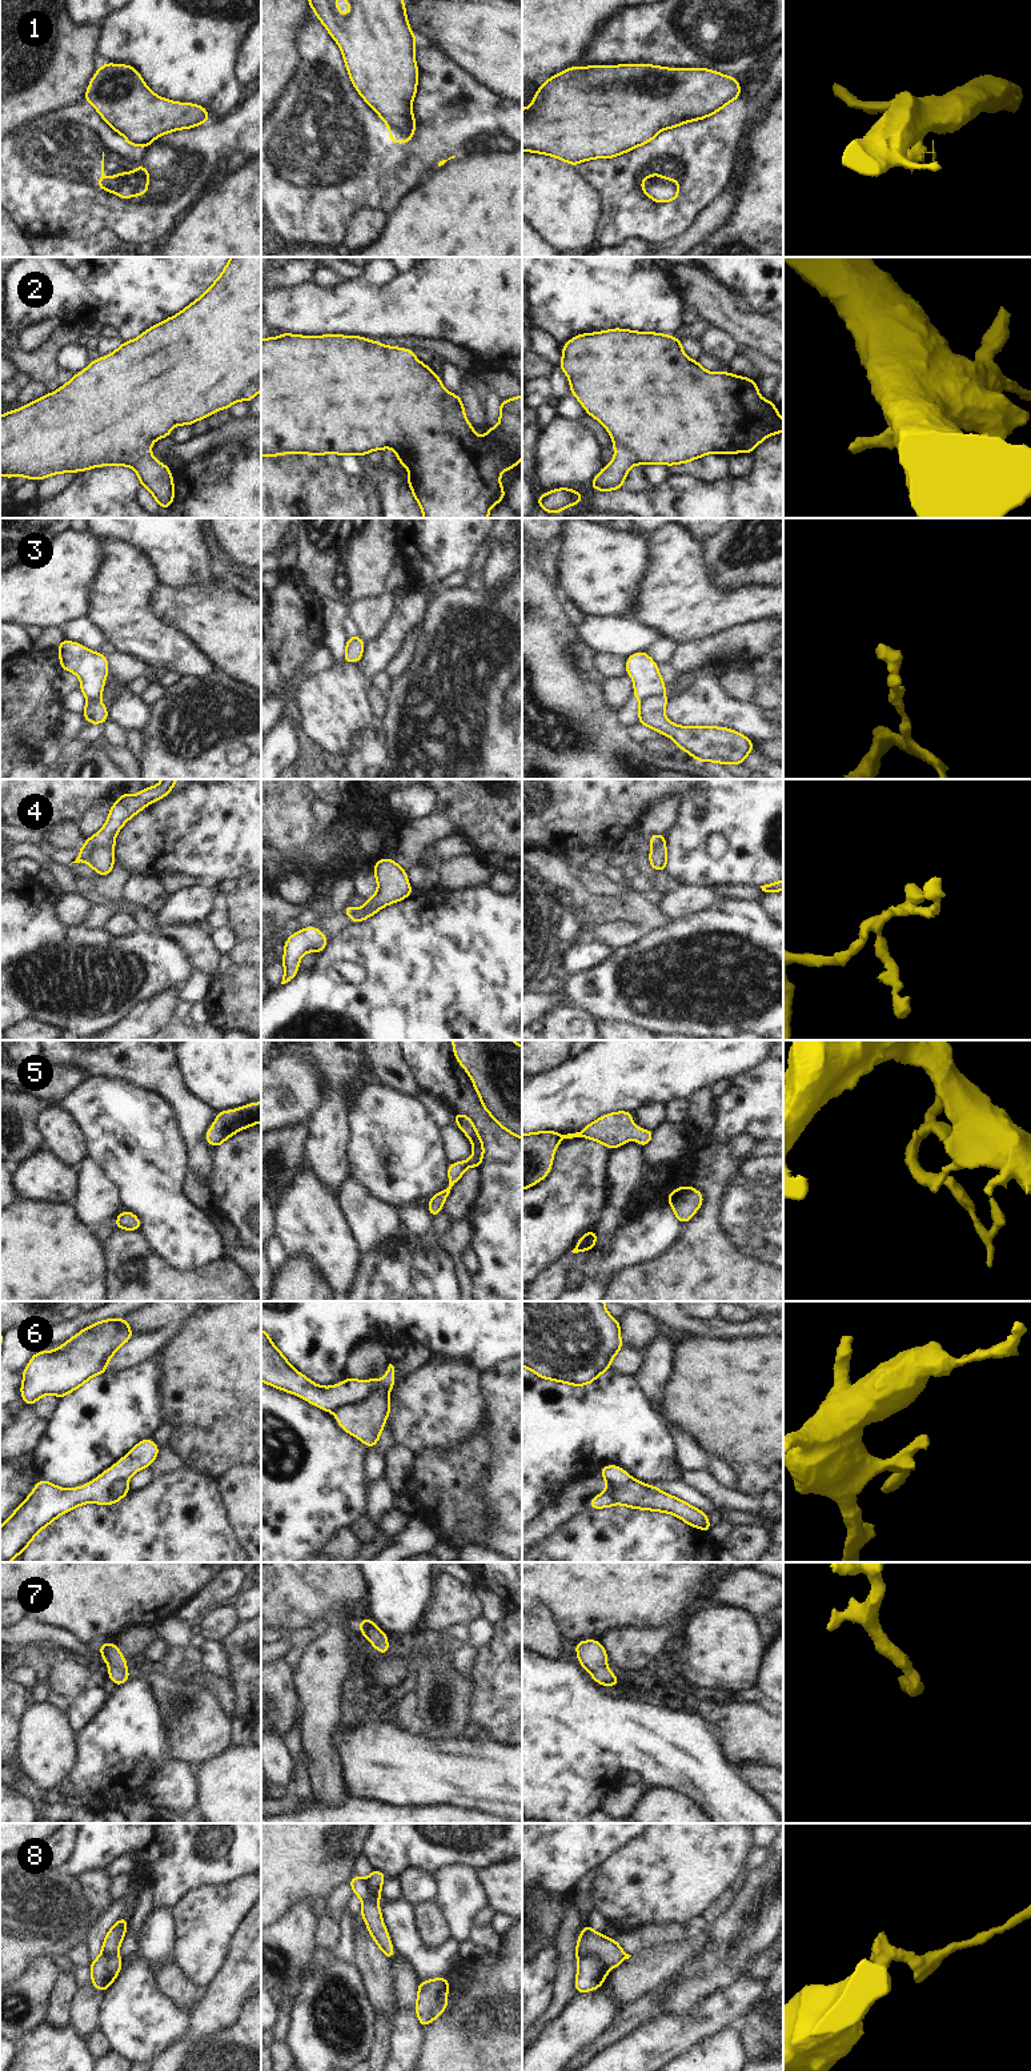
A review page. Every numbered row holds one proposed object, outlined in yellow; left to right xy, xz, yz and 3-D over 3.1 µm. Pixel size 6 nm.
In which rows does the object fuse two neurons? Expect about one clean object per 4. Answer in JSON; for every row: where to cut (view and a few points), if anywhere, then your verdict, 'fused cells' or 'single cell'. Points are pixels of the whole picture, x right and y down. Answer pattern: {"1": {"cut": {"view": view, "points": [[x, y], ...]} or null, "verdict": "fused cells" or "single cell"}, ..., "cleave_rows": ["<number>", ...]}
{"1": {"cut": {"view": "xz", "points": [[389, 125], [401, 129], [412, 139]]}, "verdict": "fused cells"}, "2": {"cut": null, "verdict": "single cell"}, "3": {"cut": {"view": "yz", "points": [[664, 693], [648, 695], [641, 702]]}, "verdict": "fused cells"}, "4": {"cut": {"view": "xy", "points": [[113, 843], [109, 846], [95, 846], [88, 862]]}, "verdict": "fused cells"}, "5": {"cut": null, "verdict": "single cell"}, "6": {"cut": {"view": "xz", "points": [[389, 1388], [378, 1383], [365, 1399], [336, 1411]]}, "verdict": "fused cells"}, "7": {"cut": null, "verdict": "single cell"}, "8": {"cut": {"view": "yz", "points": [[578, 1959], [586, 1955], [598, 1955], [609, 1969]]}, "verdict": "fused cells"}, "cleave_rows": ["1", "3", "4", "6", "8"]}

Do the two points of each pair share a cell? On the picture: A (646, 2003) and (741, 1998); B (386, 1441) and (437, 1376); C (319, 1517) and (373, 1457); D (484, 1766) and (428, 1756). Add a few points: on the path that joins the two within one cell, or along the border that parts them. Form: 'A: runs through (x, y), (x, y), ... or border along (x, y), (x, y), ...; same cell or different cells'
A: border along (654, 2015), (629, 2034); different cells
B: border along (389, 1415), (393, 1423), (393, 1439), (397, 1443); different cells
C: border along (368, 1449), (369, 1484); different cells
D: runs through (470, 1766), (441, 1766); same cell

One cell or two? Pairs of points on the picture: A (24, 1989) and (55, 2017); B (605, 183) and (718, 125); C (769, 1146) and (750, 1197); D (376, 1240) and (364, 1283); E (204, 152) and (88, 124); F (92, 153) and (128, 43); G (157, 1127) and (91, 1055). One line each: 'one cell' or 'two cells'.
A: two cells
B: one cell
C: one cell
D: two cells
E: one cell
F: two cells
G: two cells

